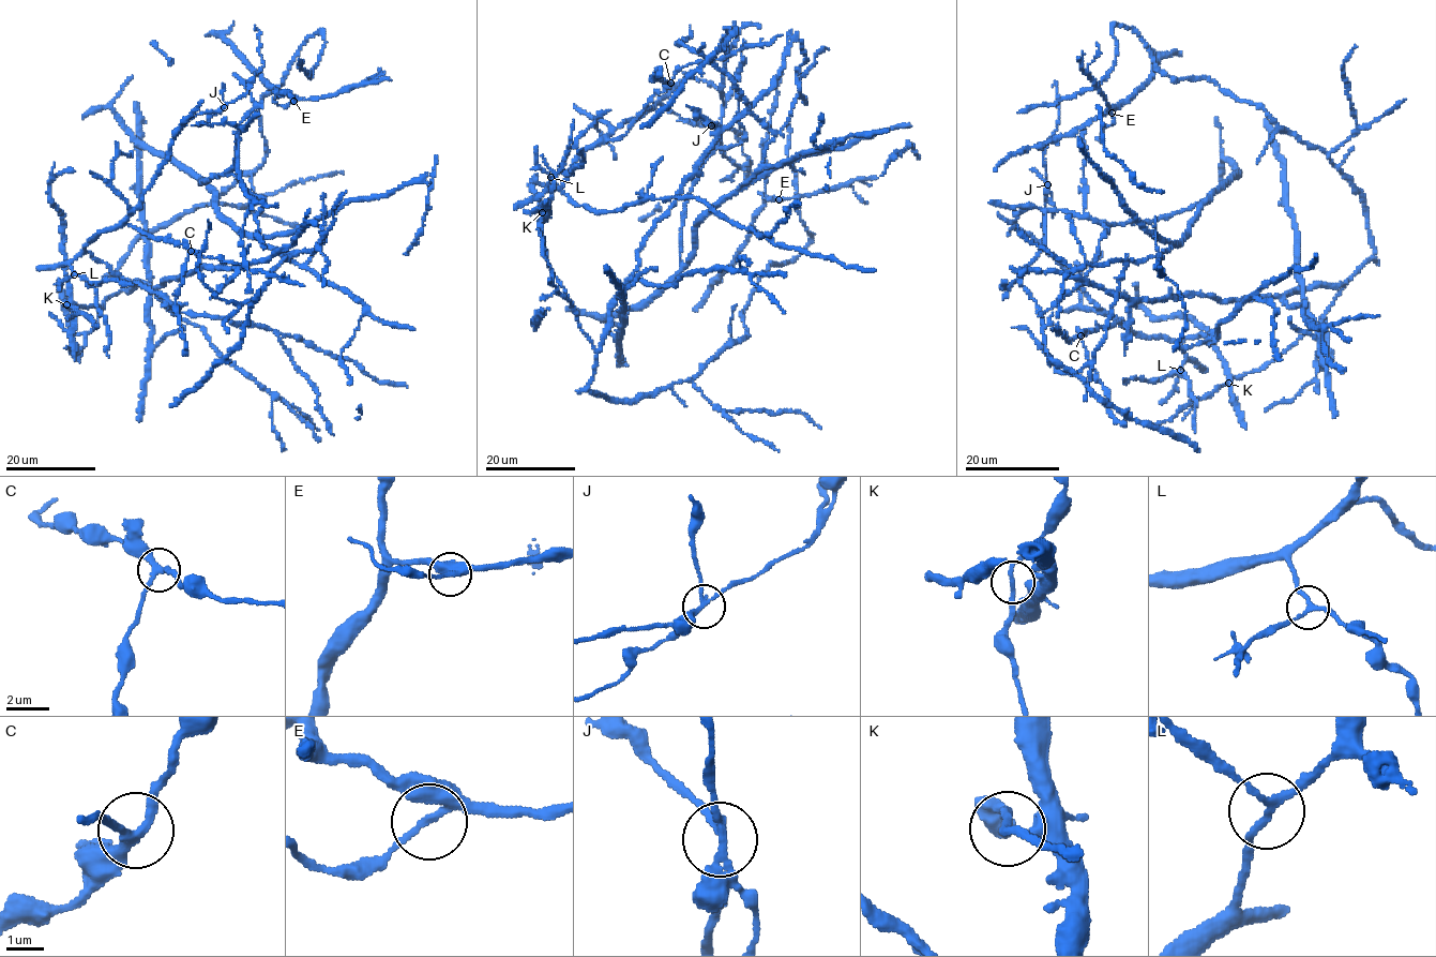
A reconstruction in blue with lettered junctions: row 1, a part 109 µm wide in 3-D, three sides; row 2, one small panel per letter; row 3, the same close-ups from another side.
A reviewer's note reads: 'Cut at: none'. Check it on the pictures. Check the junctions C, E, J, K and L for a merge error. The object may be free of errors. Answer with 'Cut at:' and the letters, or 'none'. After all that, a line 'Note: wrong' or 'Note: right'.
Cut at: J
Note: wrong

